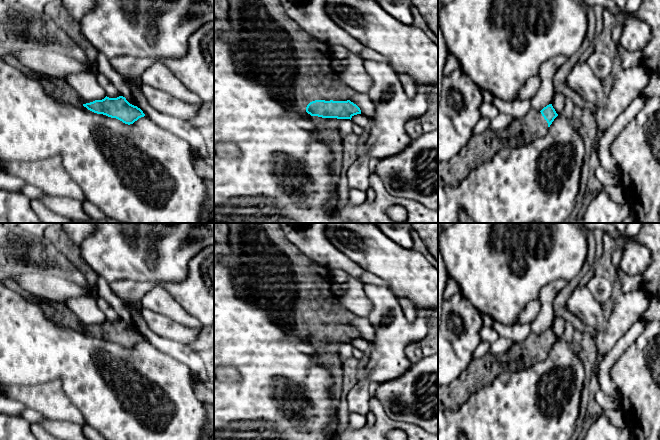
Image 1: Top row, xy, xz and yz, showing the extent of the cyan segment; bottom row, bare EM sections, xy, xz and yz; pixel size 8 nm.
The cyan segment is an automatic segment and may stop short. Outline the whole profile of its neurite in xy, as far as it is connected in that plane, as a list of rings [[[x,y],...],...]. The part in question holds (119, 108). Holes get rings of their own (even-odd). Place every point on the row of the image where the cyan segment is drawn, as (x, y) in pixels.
[[[106,96],[102,100],[95,100],[83,104],[83,106],[94,113],[116,118],[128,125],[133,124],[139,118],[145,116],[140,108],[130,104],[123,96],[117,98],[109,98]]]

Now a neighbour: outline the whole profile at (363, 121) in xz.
[[[363,114],[354,115],[351,120],[354,124],[359,125],[362,128],[369,128],[372,124],[372,118]]]

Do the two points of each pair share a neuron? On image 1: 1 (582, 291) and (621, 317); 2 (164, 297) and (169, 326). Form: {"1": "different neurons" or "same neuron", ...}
{"1": "same neuron", "2": "different neurons"}

